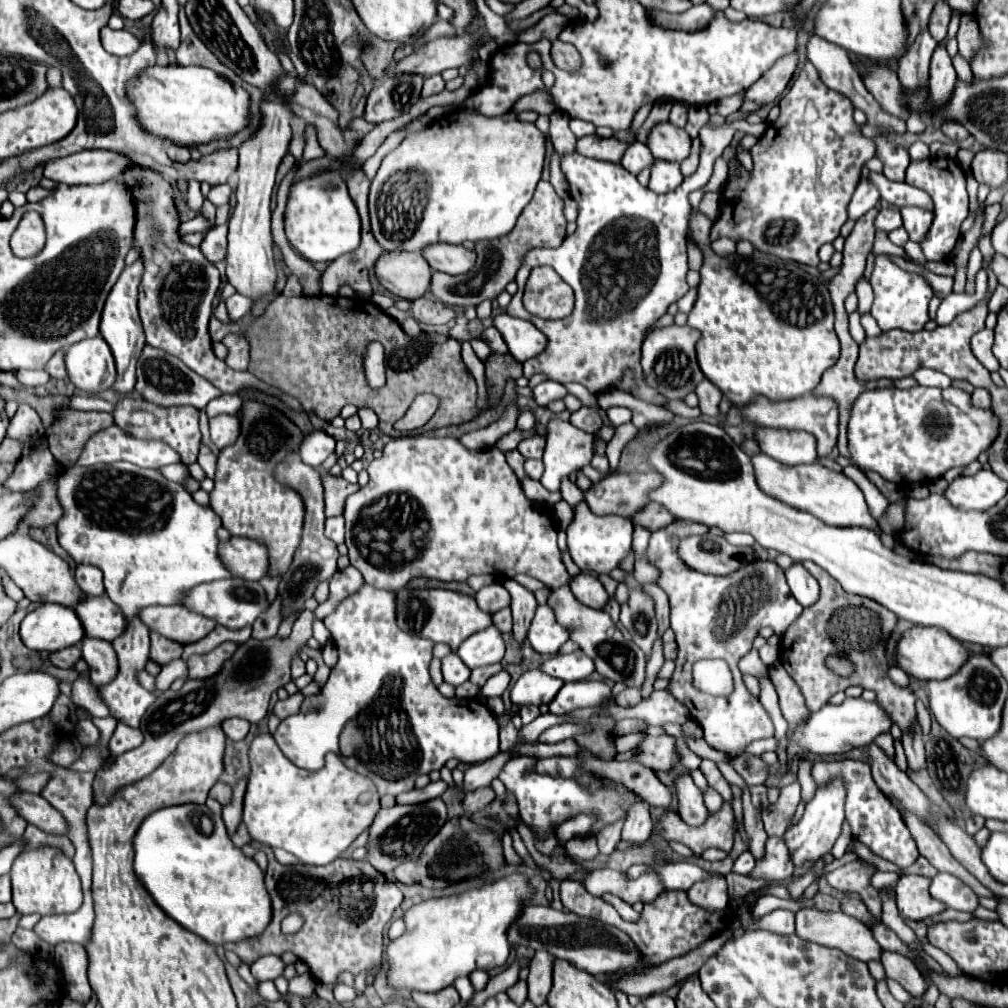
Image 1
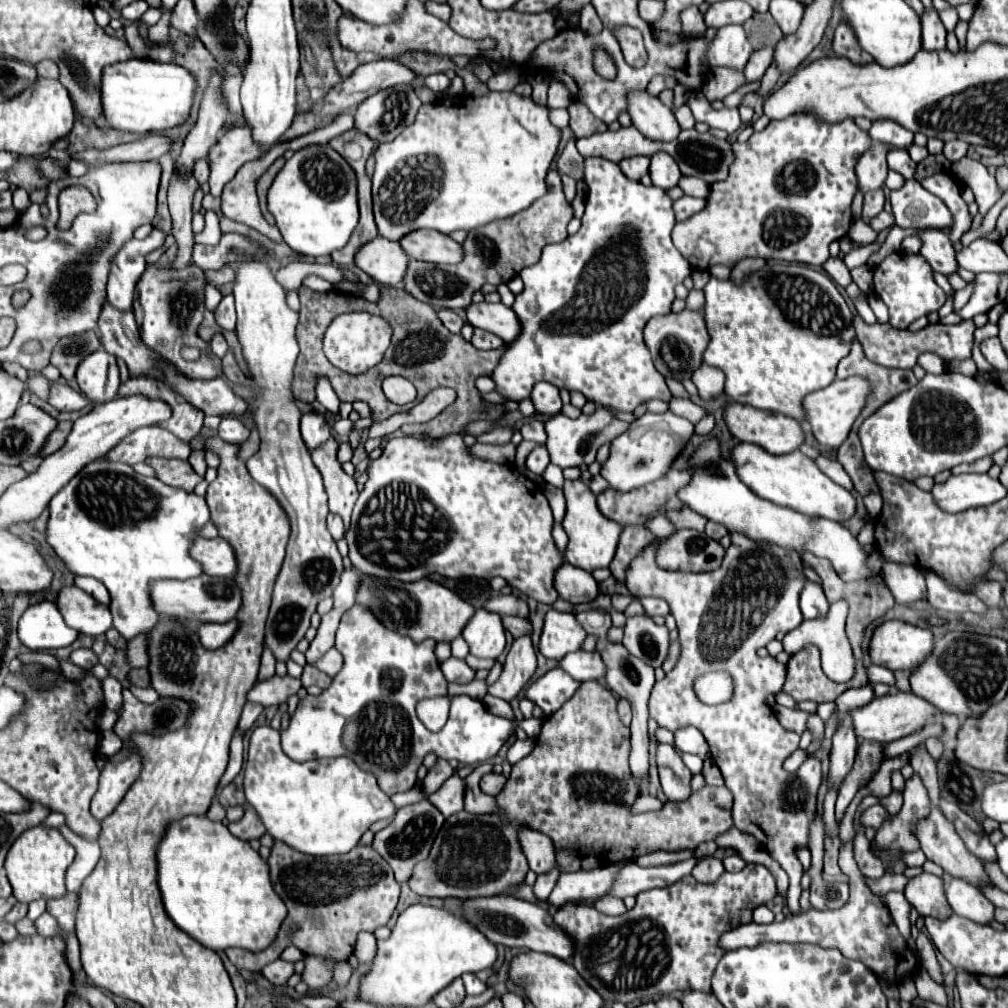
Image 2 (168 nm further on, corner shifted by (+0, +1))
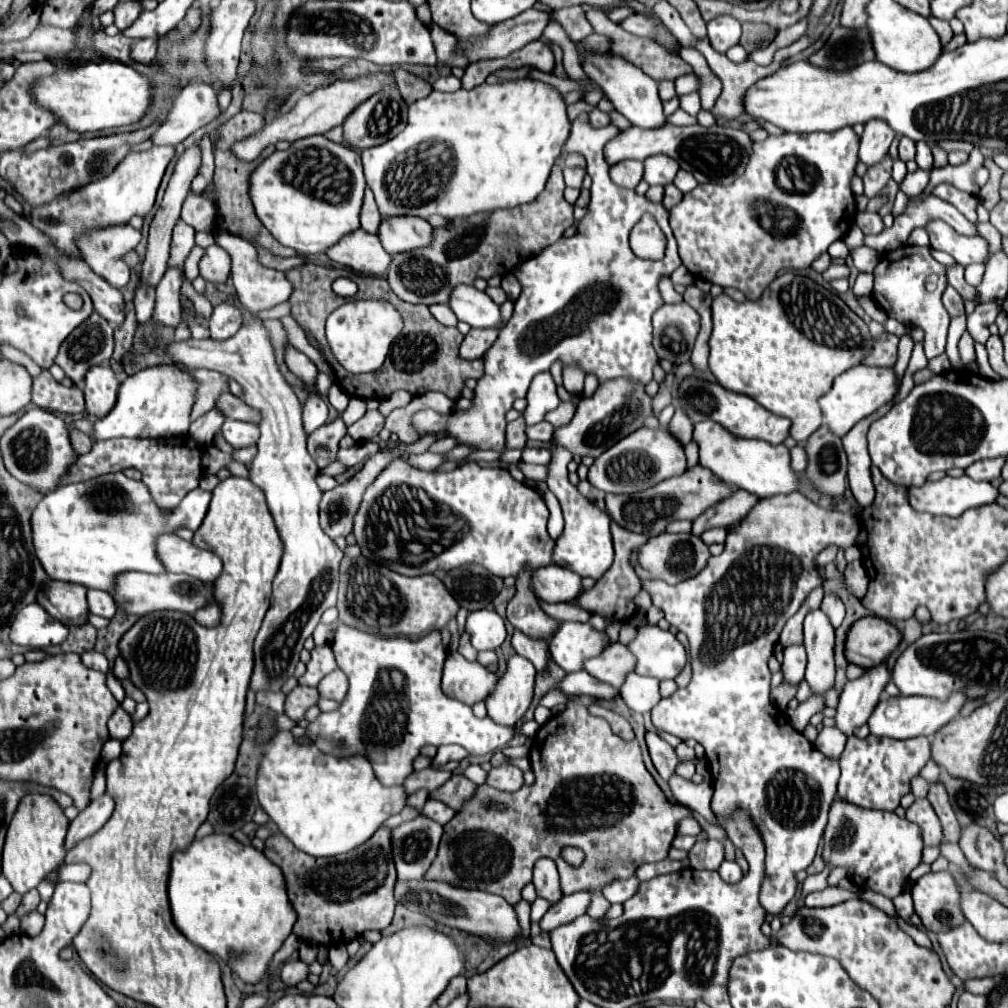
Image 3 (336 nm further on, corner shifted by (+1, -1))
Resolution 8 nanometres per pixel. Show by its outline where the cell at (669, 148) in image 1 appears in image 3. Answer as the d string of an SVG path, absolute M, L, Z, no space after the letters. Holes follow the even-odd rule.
M586 53L582 57L582 69L614 103L616 111L622 113L632 125L654 129L666 123L666 117L662 113L662 101L658 97L658 83L652 77L648 77L644 71L640 71L638 67L628 63L626 59L618 55L610 55L610 53L604 53L604 55Z

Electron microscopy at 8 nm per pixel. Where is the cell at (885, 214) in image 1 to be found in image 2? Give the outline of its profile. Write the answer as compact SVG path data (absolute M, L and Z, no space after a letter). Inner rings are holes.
M881 211L877 217L873 217L873 219L871 219L871 223L869 223L869 225L873 227L873 231L881 233L881 231L885 231L885 229L891 229L891 227L895 225L895 219L893 219L893 215L891 215L891 213Z

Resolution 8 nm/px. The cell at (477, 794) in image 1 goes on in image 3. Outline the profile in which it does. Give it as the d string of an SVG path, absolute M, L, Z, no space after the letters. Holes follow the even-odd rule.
M502 765L488 773L488 785L500 791L516 791L524 785L524 777L516 765Z

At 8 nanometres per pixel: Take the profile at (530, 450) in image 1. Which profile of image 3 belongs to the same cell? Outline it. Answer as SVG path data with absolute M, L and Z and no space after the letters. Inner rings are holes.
M540 421L540 423L536 423L536 425L526 429L528 439L538 439L538 441L550 441L552 433L554 433L554 427L548 425L546 421Z

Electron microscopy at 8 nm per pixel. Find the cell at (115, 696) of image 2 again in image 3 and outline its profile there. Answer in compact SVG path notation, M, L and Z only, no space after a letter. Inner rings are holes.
M118 707L116 713L110 717L108 731L110 731L110 737L118 741L124 741L132 733L132 719L122 707Z

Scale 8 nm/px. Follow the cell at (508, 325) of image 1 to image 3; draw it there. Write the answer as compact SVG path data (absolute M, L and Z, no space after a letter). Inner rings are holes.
M456 285L448 305L454 315L470 327L484 329L500 325L500 307L474 285Z

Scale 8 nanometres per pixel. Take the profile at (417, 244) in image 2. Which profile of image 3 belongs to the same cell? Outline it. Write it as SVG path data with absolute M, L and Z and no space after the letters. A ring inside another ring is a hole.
M382 217L378 237L384 249L394 255L430 245L432 227L422 217Z

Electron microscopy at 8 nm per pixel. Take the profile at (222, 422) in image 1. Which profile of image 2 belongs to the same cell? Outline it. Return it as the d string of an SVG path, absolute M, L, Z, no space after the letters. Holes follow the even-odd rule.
M223 419L219 423L219 429L217 429L217 435L227 441L227 443L235 443L235 445L241 445L247 441L249 437L249 429L239 421L239 419Z

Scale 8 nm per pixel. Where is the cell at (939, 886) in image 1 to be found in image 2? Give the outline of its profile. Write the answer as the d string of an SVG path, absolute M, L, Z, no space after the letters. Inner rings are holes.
M951 877L945 883L945 897L953 909L953 913L971 919L975 923L987 925L993 919L993 903L971 883L965 879Z

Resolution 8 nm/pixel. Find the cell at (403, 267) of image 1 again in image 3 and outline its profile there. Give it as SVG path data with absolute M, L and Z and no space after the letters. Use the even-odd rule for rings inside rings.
M356 229L342 237L332 249L326 249L326 255L344 267L350 267L362 275L384 275L390 265L390 255L380 245L378 235Z

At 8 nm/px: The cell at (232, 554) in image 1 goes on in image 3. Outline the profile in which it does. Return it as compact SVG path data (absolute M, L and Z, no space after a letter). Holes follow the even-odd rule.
M172 533L156 537L156 555L168 573L184 573L204 583L212 583L222 571L222 561L218 555L198 549Z

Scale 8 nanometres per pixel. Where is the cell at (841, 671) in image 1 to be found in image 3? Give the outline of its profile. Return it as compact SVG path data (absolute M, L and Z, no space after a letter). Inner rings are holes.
M792 645L784 647L784 663L782 663L782 675L784 683L796 685L804 679L807 665L807 655L805 647L802 645Z

